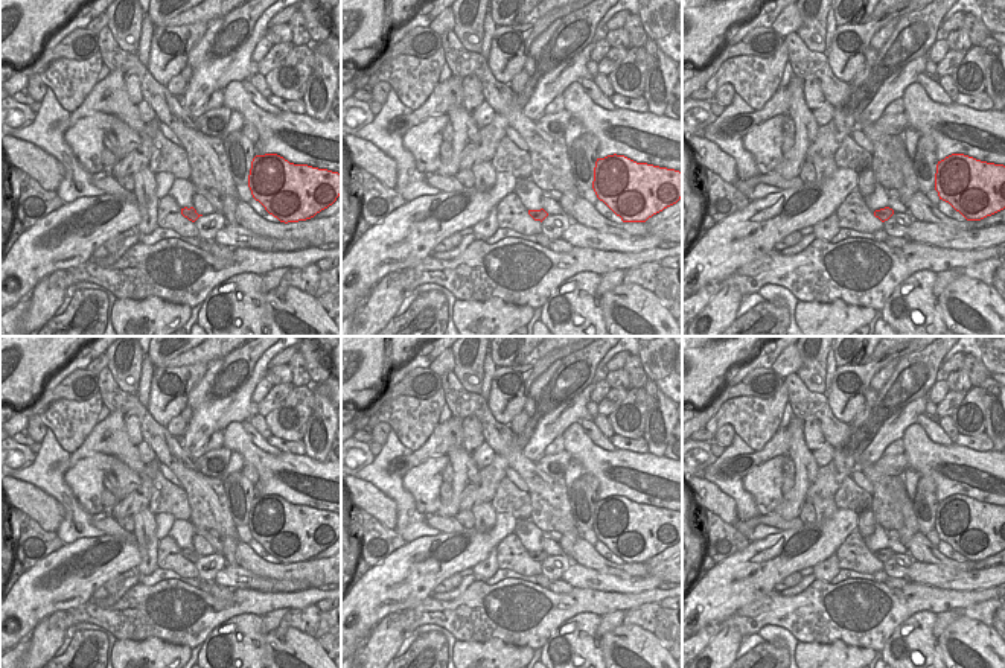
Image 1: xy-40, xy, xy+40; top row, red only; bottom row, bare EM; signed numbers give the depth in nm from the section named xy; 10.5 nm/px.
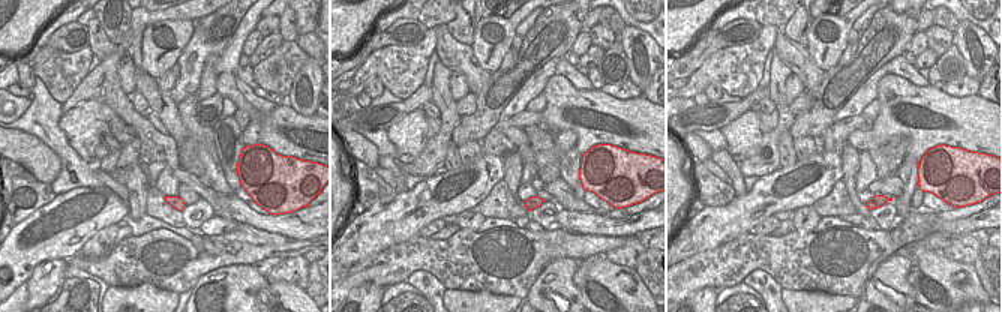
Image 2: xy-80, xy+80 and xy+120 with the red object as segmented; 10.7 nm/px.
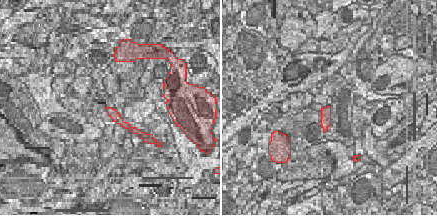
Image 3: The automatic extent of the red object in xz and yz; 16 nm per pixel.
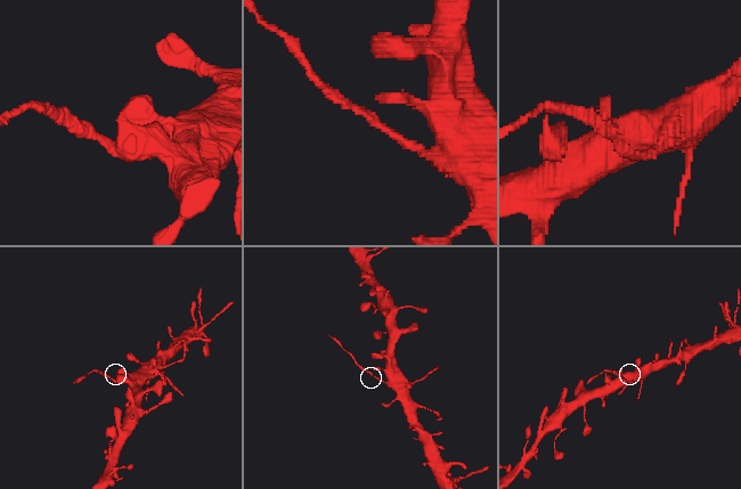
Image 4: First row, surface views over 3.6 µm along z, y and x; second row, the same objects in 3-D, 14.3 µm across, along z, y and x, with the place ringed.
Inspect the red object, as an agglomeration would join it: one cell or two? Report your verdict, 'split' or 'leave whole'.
split

